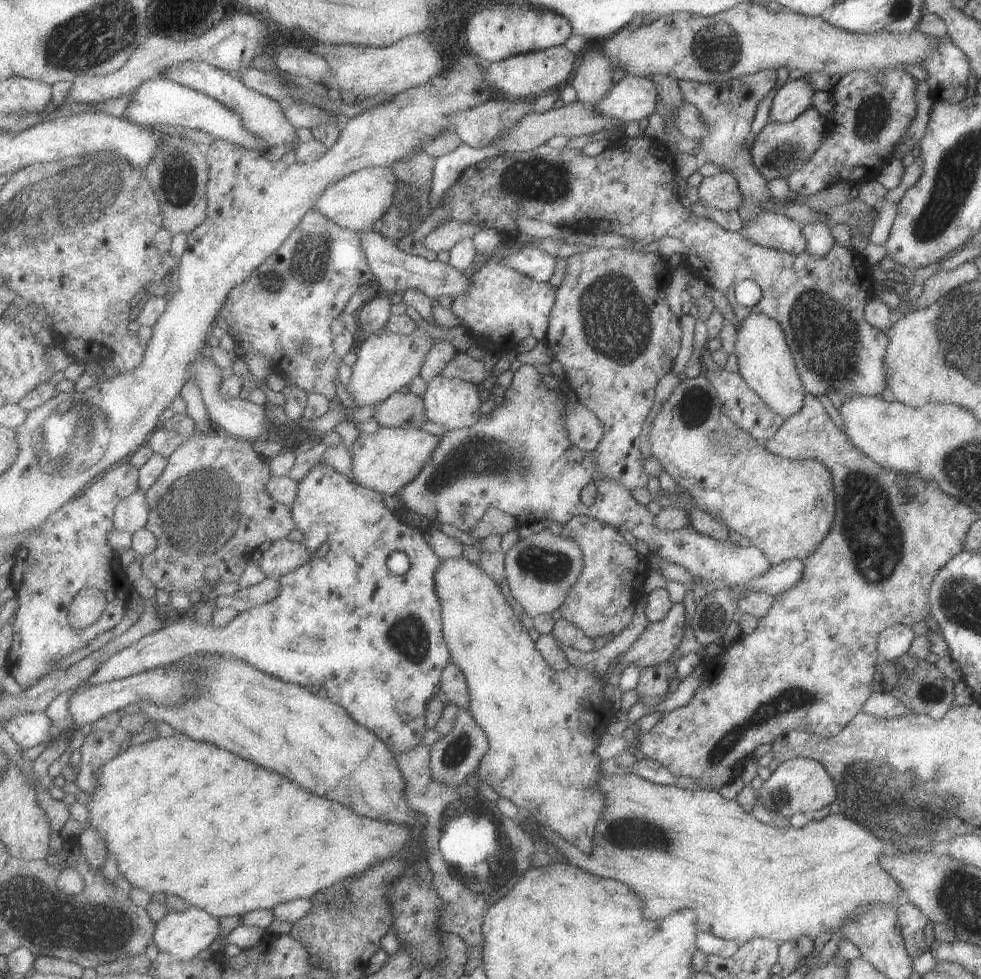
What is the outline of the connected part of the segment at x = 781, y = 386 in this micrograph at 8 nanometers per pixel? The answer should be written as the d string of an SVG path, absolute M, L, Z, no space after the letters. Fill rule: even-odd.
M750 312L750 316L736 325L736 334L734 354L738 359L739 373L746 384L772 412L780 414L782 418L794 416L802 408L807 392L780 324L762 312Z

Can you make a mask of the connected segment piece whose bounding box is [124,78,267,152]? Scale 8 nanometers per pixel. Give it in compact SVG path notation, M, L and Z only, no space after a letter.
M172 79L150 80L143 84L136 92L132 106L128 108L124 118L141 125L170 124L170 126L194 128L210 134L214 139L234 142L247 149L266 152L266 143L260 136L250 132L244 124L244 116L232 110L230 106L222 104L220 100L208 96L205 92L196 90Z

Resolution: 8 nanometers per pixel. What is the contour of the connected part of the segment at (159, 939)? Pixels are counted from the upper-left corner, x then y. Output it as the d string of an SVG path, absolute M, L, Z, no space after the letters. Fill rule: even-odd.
M190 905L186 912L171 911L159 922L155 944L160 952L176 954L180 960L194 960L222 933L221 918Z

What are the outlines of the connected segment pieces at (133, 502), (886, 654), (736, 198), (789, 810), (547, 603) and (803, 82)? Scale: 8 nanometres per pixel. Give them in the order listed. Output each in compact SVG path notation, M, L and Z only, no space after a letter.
M141 488L136 494L126 498L118 505L115 516L116 529L134 534L148 527L150 519L149 495Z
M894 624L885 628L880 632L878 642L876 642L876 650L880 659L889 661L904 656L910 650L915 636L912 627L905 624Z
M722 172L704 177L702 184L698 187L698 194L701 203L708 208L738 211L742 204L742 192L732 173Z
M796 757L782 761L762 786L755 790L755 798L766 810L780 813L789 818L803 812L807 816L832 805L837 800L836 783L828 771L817 760L808 757Z
M552 530L532 533L520 539L507 552L507 582L512 586L514 596L526 607L526 612L535 618L561 610L570 598L574 586L584 574L584 550L582 546Z
M806 75L798 79L789 79L773 99L770 120L774 122L790 122L796 120L802 112L812 106L816 90Z

